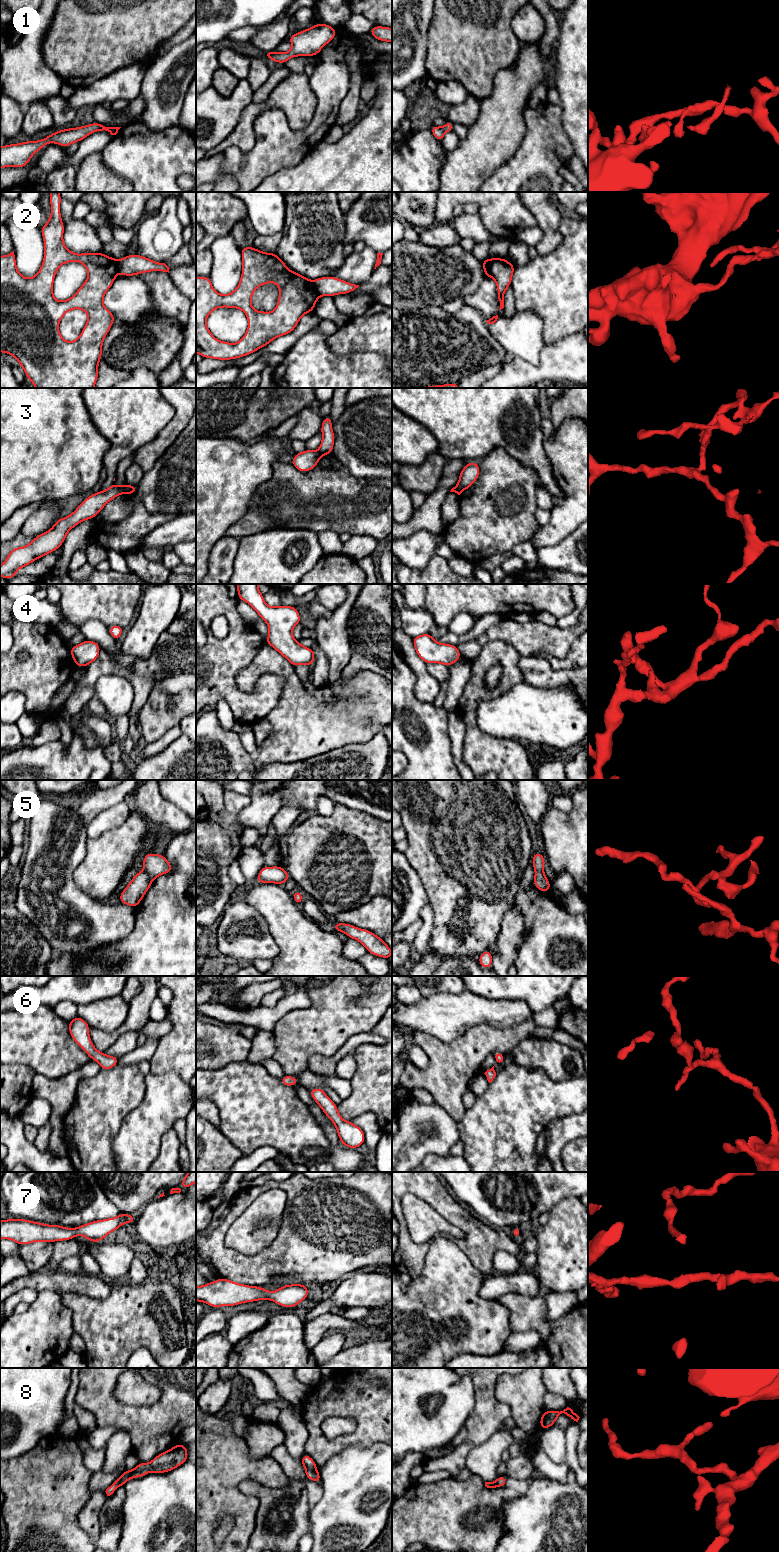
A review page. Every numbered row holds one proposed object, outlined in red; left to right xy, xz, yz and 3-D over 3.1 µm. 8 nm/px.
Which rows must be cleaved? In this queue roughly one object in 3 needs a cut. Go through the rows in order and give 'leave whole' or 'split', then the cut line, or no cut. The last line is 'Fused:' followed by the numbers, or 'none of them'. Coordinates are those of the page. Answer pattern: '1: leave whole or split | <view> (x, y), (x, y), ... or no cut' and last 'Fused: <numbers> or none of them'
1: leave whole | no cut
2: split | xz (312, 281), (314, 290), (319, 295)
3: split | xy (125, 485), (123, 492)
4: leave whole | no cut
5: split | xy (144, 870), (152, 879)
6: leave whole | no cut
7: leave whole | no cut
8: leave whole | no cut
Fused: 2, 3, 5

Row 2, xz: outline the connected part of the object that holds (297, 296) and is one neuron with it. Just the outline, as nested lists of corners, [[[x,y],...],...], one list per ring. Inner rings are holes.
[[[241,247],[242,275],[237,288],[227,295],[217,293],[209,276],[196,277],[196,353],[203,358],[231,360],[247,356],[256,350],[265,347],[273,339],[291,333],[301,317],[313,312],[319,298],[313,281],[307,279],[287,267],[276,253],[261,252],[255,247]],[[274,282],[279,286],[278,303],[274,311],[256,311],[251,305],[254,291],[261,285]],[[217,308],[239,308],[248,318],[248,329],[243,338],[237,343],[228,343],[217,340],[206,325],[208,315]]]

